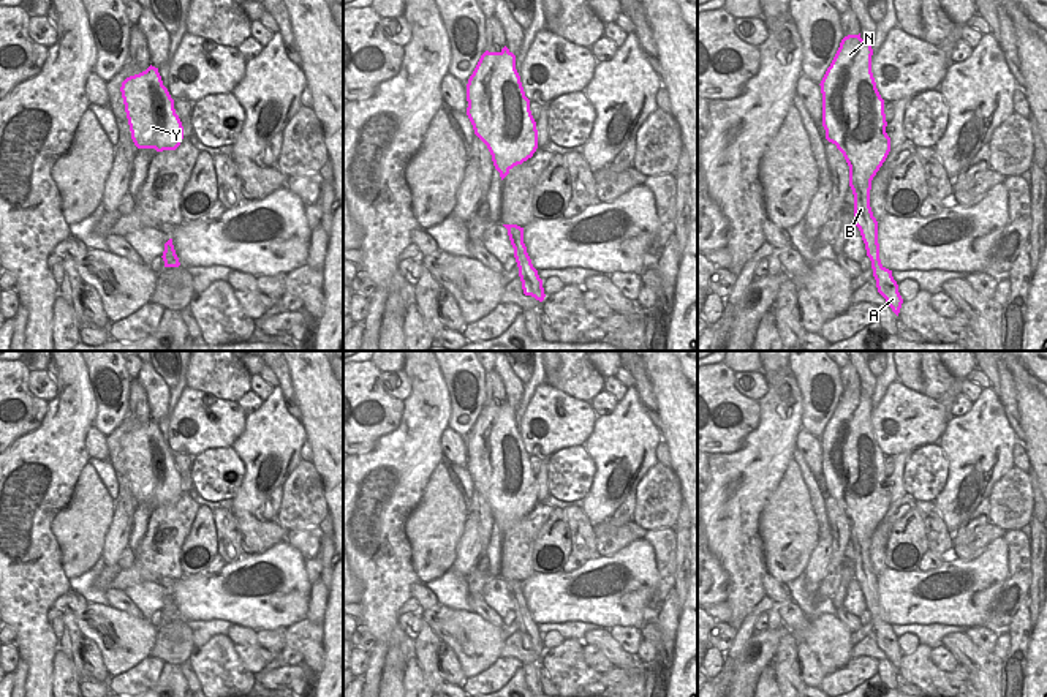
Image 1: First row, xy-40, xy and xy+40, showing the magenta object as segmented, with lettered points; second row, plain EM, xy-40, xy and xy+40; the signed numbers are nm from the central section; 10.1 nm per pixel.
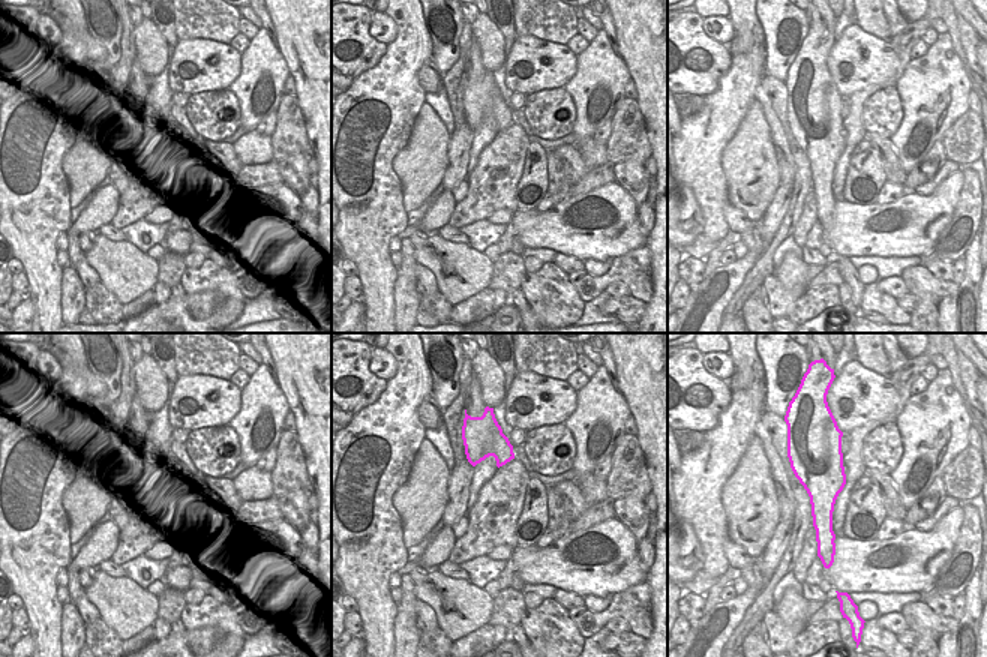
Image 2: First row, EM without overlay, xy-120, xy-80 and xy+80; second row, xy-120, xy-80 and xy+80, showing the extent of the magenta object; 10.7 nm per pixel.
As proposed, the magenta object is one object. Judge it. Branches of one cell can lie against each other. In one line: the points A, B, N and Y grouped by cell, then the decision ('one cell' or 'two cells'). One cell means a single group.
A B N Y | one cell

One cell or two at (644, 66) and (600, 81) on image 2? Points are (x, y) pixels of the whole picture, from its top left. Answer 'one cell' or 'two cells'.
two cells

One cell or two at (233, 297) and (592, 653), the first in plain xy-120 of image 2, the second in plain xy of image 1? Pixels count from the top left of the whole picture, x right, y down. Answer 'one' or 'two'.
two

